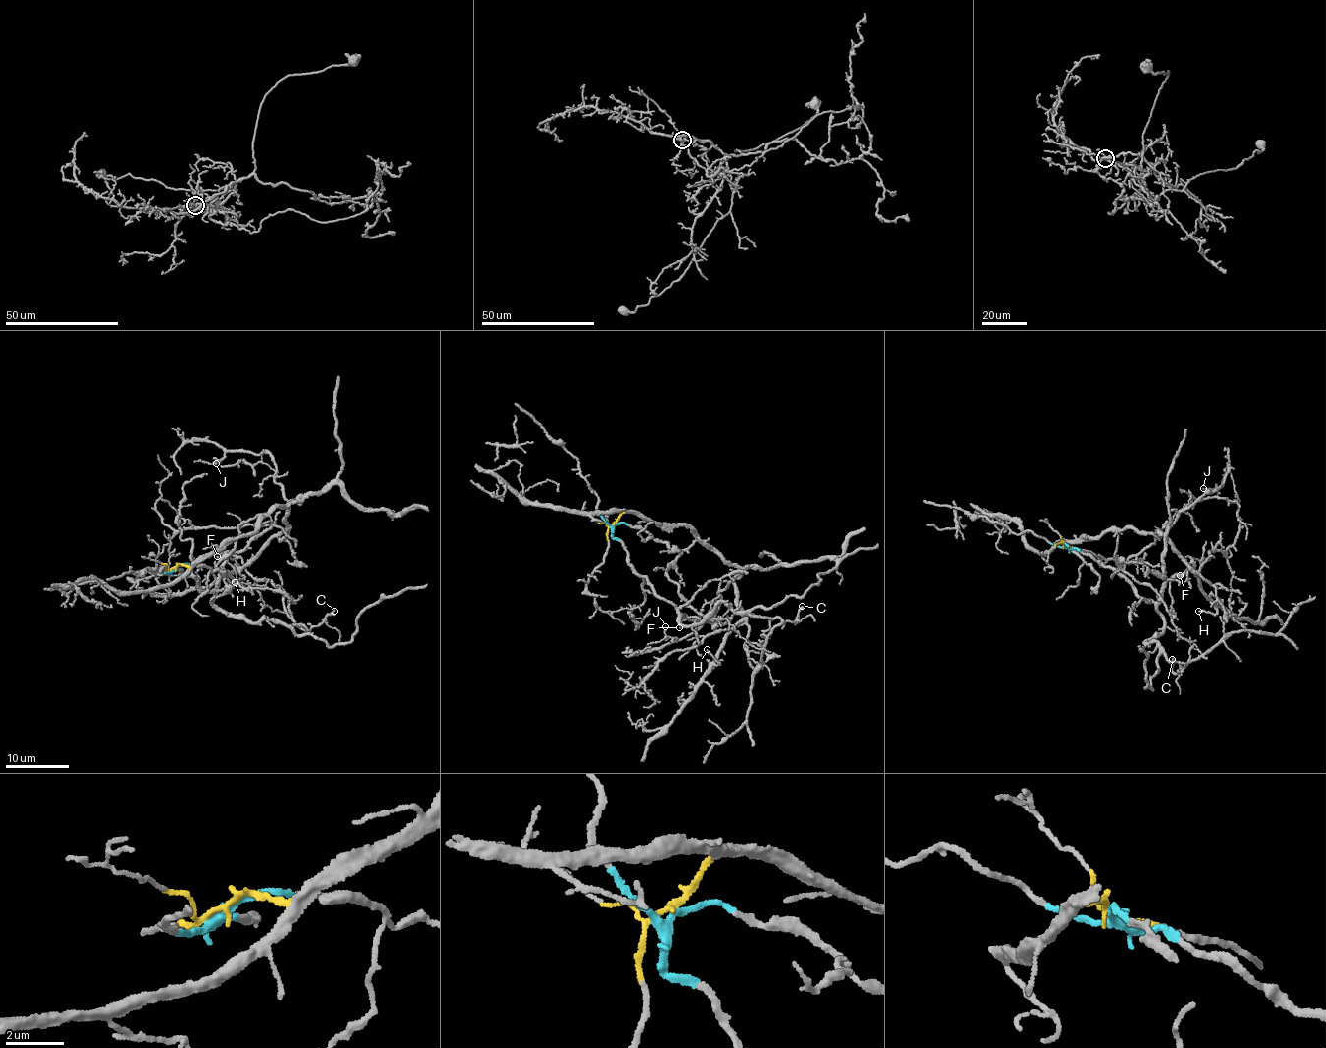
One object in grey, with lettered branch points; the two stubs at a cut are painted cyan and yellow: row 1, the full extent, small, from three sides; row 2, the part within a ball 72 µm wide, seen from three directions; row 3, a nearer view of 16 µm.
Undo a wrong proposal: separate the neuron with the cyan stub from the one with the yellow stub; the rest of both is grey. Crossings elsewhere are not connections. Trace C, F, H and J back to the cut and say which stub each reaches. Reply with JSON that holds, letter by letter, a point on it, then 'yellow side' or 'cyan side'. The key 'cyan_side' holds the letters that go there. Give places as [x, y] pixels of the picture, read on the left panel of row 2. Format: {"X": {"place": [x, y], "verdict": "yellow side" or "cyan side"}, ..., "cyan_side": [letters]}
{"C": {"place": [334, 611], "verdict": "cyan side"}, "F": {"place": [217, 556], "verdict": "cyan side"}, "H": {"place": [235, 582], "verdict": "yellow side"}, "J": {"place": [216, 463], "verdict": "yellow side"}, "cyan_side": ["C", "F"]}

